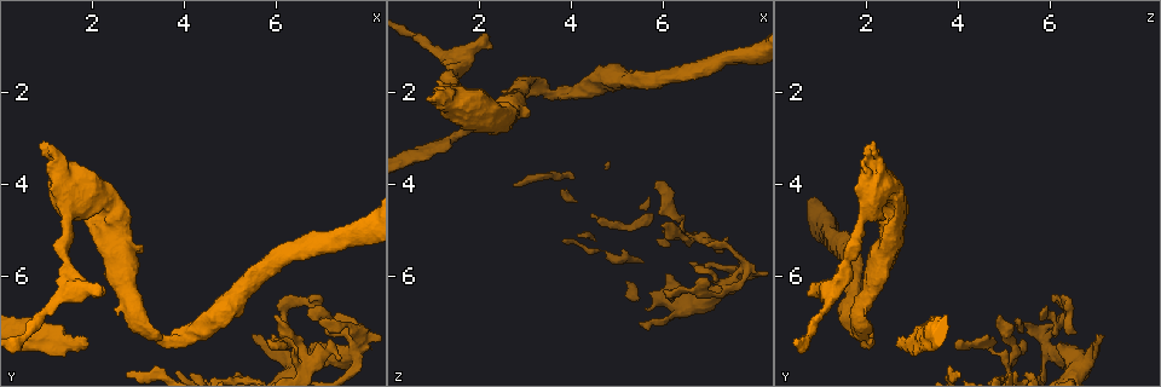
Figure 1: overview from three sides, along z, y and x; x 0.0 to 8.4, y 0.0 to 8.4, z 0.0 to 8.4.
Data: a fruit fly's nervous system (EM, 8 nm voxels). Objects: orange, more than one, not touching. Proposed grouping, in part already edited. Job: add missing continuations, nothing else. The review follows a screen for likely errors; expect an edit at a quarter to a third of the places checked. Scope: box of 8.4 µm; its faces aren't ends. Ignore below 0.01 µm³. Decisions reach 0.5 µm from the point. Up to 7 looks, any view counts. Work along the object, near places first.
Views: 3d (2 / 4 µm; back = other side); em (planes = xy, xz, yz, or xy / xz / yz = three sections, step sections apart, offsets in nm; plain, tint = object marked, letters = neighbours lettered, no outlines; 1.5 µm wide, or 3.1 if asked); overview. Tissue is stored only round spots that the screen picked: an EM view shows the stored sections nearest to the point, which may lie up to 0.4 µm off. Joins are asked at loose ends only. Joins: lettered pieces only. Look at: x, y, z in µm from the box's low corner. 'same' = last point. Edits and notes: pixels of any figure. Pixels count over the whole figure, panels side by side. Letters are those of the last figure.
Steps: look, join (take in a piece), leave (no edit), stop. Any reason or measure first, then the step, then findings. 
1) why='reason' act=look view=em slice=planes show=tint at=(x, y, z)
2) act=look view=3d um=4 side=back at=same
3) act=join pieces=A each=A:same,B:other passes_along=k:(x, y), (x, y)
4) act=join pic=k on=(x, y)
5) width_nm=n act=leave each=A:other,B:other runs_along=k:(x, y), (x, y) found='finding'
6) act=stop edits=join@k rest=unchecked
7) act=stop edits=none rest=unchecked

why='tapers out' act=look view=3d um=2 at=(7.40, 7.80, 5.25)

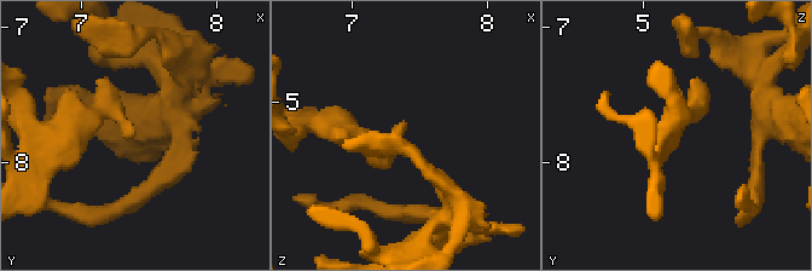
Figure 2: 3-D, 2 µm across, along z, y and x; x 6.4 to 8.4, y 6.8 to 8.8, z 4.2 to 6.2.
act=look view=em slice=xy step=8 show=letters at=(7.36, 7.74, 5.26)

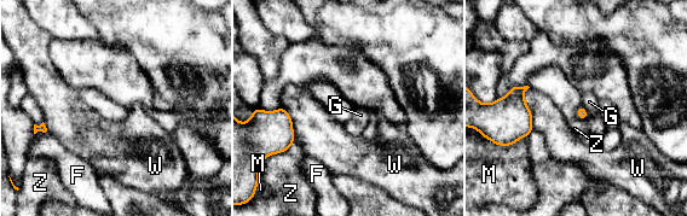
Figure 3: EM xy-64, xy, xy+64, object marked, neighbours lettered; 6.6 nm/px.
act=look view=em slice=planes show=letters at=same

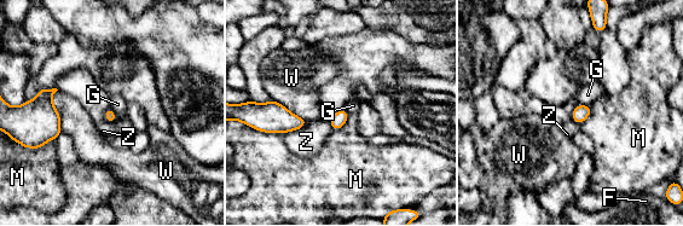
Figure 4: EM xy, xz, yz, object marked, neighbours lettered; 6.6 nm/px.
act=leave each=F:other,G:other,M:other,W:other,Z:other found='none of them fits'

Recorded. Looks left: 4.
why='an open end' act=look view=3d um=2 at=(5.50, 7.30, 7.05)

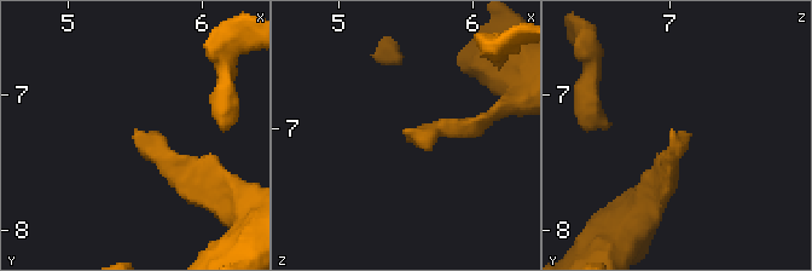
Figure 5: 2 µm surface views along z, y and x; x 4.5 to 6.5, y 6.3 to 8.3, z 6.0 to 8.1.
why='now the EM' act=look view=em slice=planes show=letters at=(5.50, 7.28, 7.04)

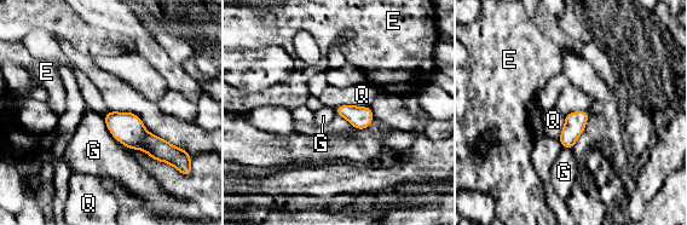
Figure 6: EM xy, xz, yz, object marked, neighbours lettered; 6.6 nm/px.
act=leave each=E:other,G:other,Q:other found='no lettered piece goes on from it'

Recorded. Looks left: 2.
why='branch stops here' act=look view=3d um=4 side=back at=(1.85, 7.40, 2.75)

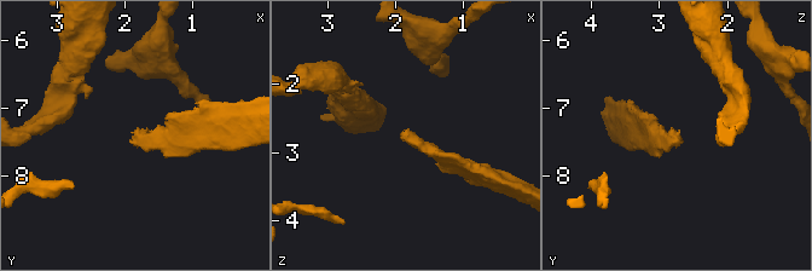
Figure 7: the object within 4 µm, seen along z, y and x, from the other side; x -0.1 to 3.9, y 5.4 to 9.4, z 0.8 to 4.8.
act=look view=em slice=xy step=4 show=letters at=(1.90, 7.40, 2.75)

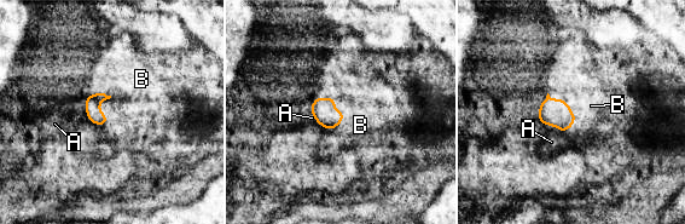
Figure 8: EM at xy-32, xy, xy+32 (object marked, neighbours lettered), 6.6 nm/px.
act=join pieces=B each=A:other,B:same passes_along=8:(323, 110), (335, 126), (360, 125) found='it goes on there'

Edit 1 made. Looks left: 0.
act=stop edits=join@8 rest=unchecked

